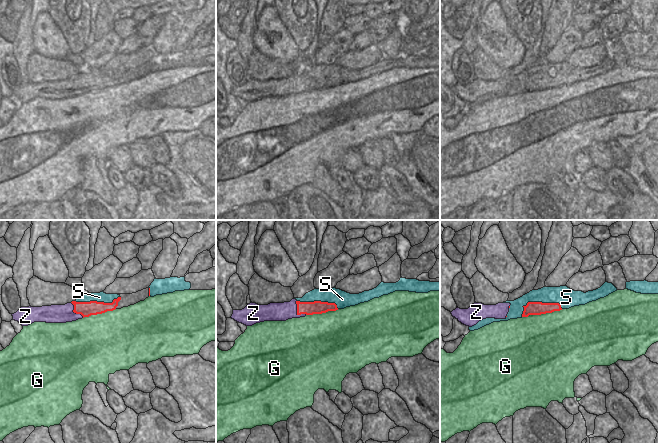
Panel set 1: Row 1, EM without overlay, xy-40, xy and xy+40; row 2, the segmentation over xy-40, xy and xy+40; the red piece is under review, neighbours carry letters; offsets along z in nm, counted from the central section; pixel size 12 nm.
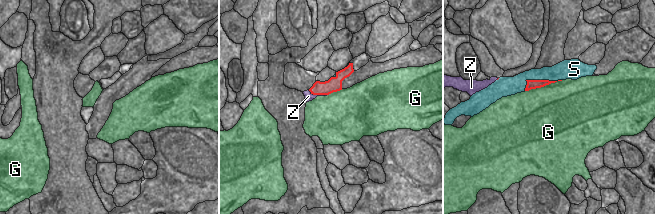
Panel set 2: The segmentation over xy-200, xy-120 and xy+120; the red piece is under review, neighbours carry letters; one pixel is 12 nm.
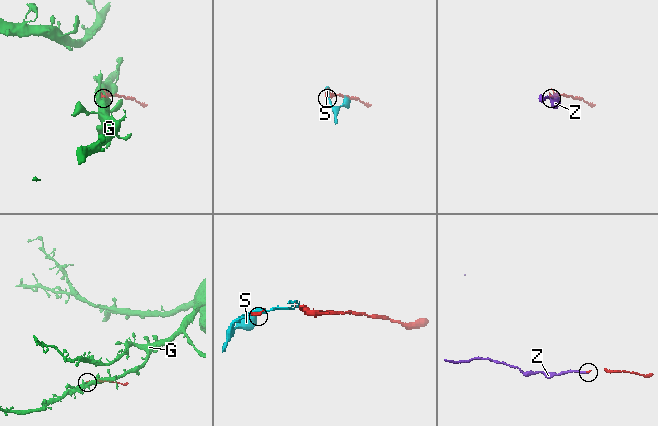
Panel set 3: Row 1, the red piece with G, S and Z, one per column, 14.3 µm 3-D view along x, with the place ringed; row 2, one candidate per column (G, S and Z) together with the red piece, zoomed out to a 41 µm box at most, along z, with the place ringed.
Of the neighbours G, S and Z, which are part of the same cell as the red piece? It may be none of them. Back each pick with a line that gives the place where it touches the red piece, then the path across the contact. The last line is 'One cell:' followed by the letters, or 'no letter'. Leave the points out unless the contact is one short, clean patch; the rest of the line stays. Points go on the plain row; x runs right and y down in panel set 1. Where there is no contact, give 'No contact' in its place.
Z: Touches red at xy (297, 87)
One cell: Z

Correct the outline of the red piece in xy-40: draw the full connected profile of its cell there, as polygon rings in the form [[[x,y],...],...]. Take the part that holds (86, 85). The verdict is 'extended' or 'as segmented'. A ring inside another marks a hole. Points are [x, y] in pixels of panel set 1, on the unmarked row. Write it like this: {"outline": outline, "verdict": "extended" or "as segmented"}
{"outline": [[[150,64],[143,65],[132,70],[118,70],[119,73],[112,79],[97,77],[76,78],[72,77],[65,81],[51,81],[42,83],[21,83],[12,90],[13,96],[18,97],[22,102],[28,102],[34,98],[66,99],[102,90],[107,87],[121,85],[144,77],[150,72]]], "verdict": "extended"}

